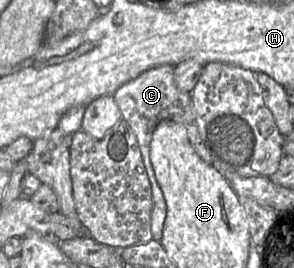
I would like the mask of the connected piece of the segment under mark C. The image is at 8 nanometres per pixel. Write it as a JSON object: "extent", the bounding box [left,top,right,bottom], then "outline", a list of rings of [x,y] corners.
{"extent":[113,64,212,242],"outline":[[[169,64],[151,68],[135,79],[120,86],[113,94],[121,111],[122,118],[130,125],[141,150],[144,166],[151,184],[153,209],[151,214],[152,239],[161,242],[164,222],[167,216],[166,201],[160,188],[150,158],[150,146],[156,126],[163,120],[172,120],[183,125],[187,131],[190,143],[198,156],[212,165],[212,157],[206,148],[196,122],[191,93],[179,90],[174,81],[174,66]]]}

